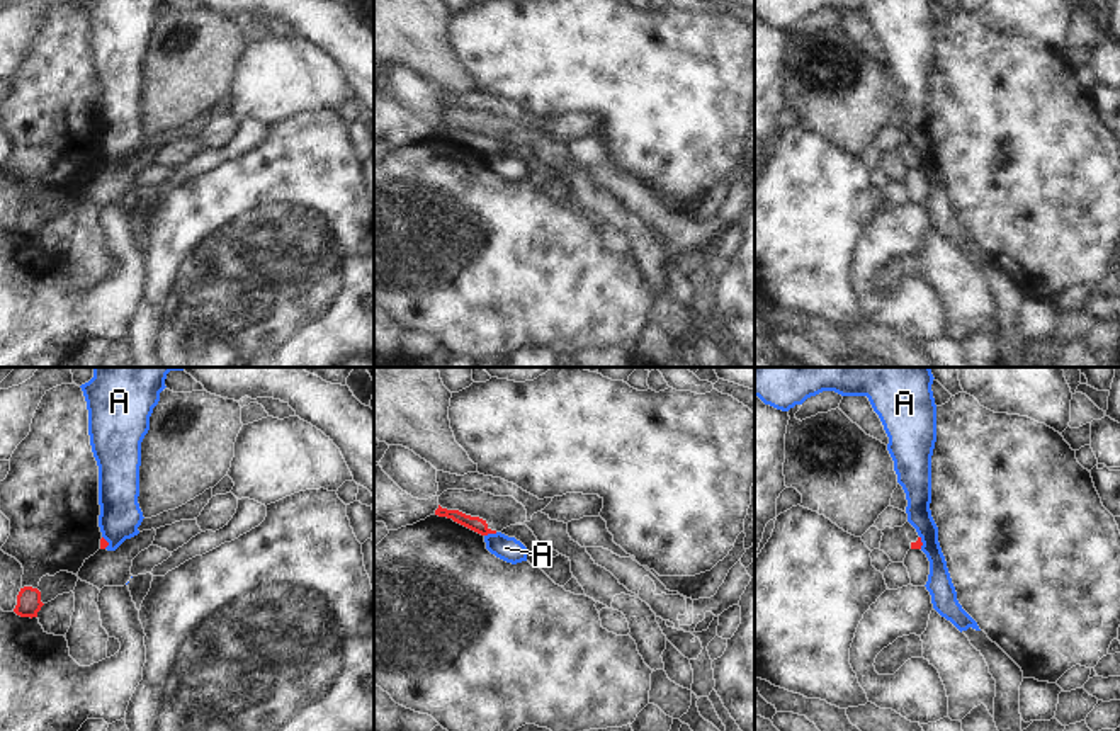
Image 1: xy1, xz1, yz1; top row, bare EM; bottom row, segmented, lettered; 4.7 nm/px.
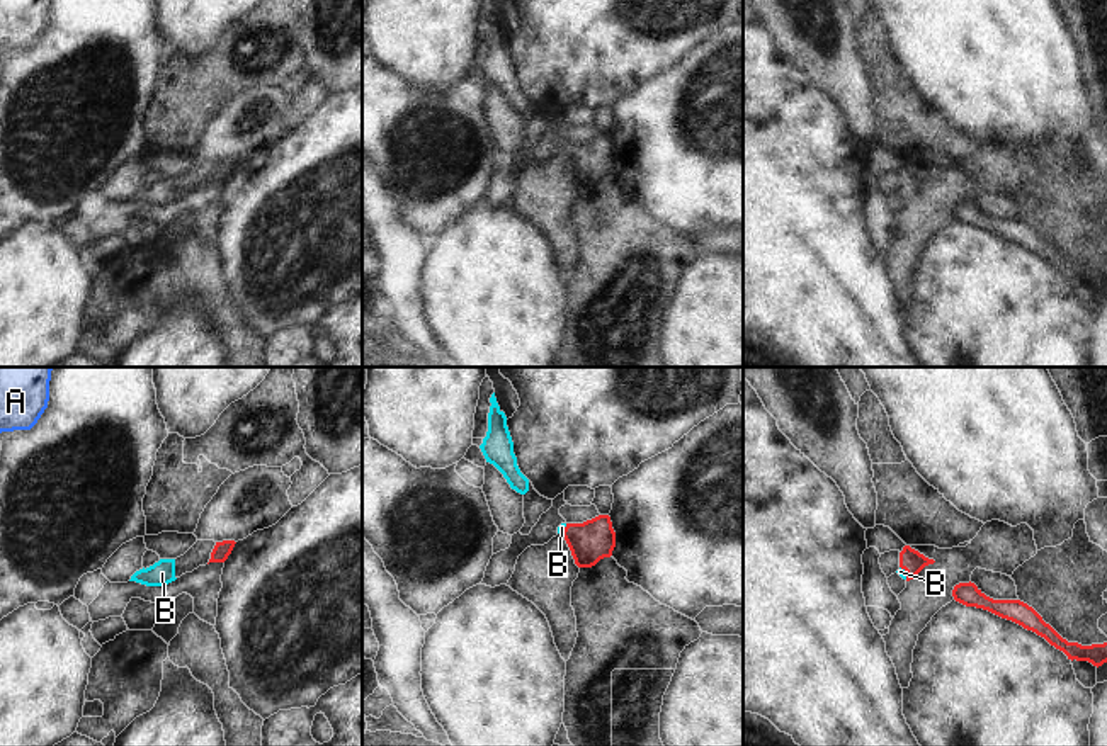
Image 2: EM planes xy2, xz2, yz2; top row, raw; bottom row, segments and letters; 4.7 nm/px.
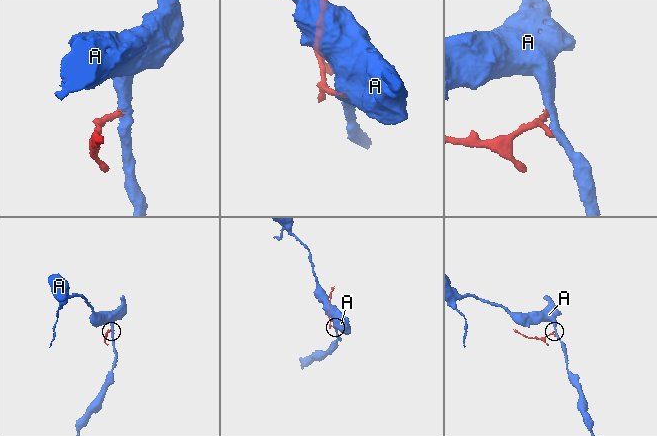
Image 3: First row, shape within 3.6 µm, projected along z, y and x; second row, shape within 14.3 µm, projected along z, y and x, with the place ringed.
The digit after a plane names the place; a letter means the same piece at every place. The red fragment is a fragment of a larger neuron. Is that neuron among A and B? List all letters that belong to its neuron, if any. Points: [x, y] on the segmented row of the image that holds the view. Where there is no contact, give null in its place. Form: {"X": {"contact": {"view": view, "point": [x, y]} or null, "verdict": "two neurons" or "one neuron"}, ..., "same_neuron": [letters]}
{"A": {"contact": {"view": "xz1", "point": [490, 532]}, "verdict": "two neurons"}, "B": {"contact": {"view": "yz2", "point": [907, 573]}, "verdict": "one neuron"}, "same_neuron": ["B"]}

